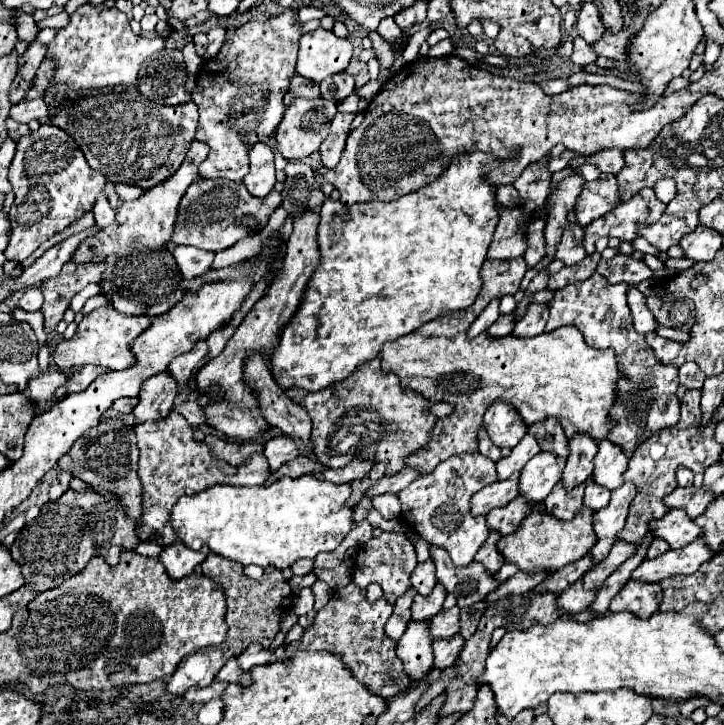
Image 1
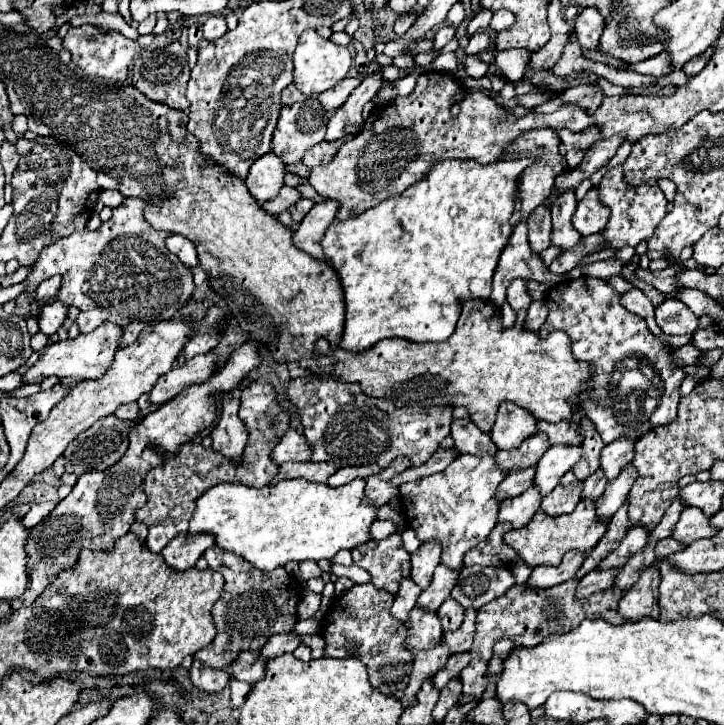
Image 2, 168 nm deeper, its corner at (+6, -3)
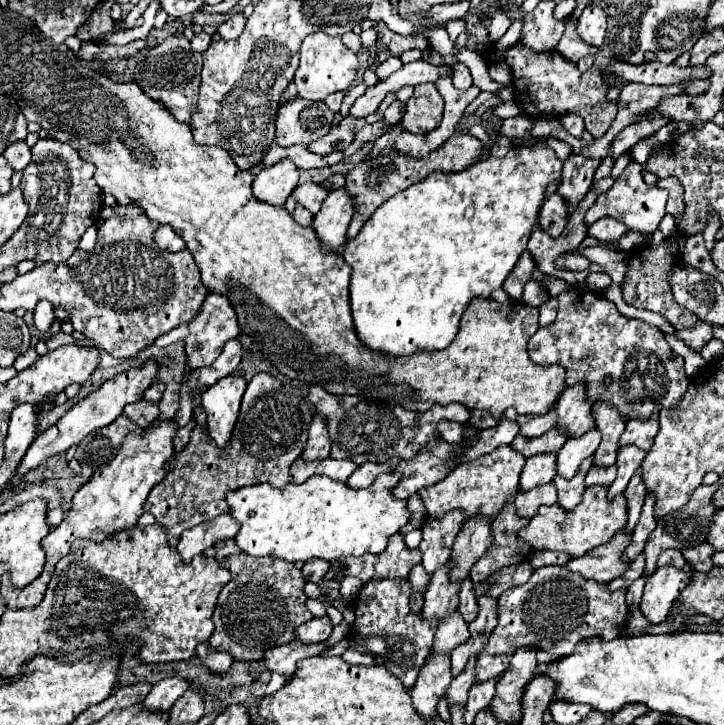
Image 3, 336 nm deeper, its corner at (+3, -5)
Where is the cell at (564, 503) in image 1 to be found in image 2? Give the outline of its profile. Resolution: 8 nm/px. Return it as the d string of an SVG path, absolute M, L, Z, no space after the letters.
M569 470L561 482L555 486L555 490L551 494L547 494L541 500L541 510L549 516L561 516L561 514L569 514L575 510L575 506L581 500L581 492L583 492L583 482L577 480L573 476L573 472Z

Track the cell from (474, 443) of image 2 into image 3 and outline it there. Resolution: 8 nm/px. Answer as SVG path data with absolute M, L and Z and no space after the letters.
M438 422L436 430L446 442L462 442L462 424L456 422Z

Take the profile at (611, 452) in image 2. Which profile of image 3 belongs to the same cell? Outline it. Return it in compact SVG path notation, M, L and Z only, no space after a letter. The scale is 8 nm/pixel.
M654 412L648 420L628 420L626 430L620 438L620 446L634 444L648 452L648 448L652 448L652 444L654 444L654 436L658 434L658 428L660 428L658 412Z

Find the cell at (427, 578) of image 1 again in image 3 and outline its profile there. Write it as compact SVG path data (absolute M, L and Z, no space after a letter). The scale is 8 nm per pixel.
M458 508L448 512L442 518L428 518L424 528L422 528L422 542L420 542L420 552L422 552L422 566L426 568L428 574L432 574L440 564L446 564L450 560L452 544L458 532L462 530L464 524L464 512Z

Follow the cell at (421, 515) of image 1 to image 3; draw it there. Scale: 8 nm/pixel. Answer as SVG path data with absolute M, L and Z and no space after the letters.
M506 444L506 446L496 448L488 456L480 456L480 460L460 464L460 468L452 470L448 474L448 478L442 480L440 484L420 490L428 516L440 518L454 508L462 508L466 514L466 520L470 520L472 516L478 516L478 514L488 516L488 518L498 516L498 512L504 508L504 504L516 498L524 462L526 462L526 458Z

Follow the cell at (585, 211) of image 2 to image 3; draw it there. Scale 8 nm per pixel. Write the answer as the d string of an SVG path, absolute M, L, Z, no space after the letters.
M600 218L596 224L592 224L592 228L588 228L590 236L604 240L604 242L620 240L626 232L628 232L628 228L624 224L620 224L618 220L612 220L612 218Z

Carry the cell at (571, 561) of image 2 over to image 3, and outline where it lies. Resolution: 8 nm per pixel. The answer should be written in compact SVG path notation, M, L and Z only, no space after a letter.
M618 530L608 544L594 548L592 552L586 552L580 558L572 558L566 566L572 572L580 572L584 578L594 578L598 582L610 582L622 576L630 566L630 562L622 560L622 554L626 546L630 544L630 540L632 540L630 534L626 534L624 530Z

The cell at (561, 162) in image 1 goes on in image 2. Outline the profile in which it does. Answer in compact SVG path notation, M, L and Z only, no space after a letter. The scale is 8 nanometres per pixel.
M593 126L587 128L587 130L583 130L583 132L577 133L571 132L570 130L559 130L558 136L566 149L565 158L567 168L575 168L581 162L585 150L587 150L593 142L601 140L599 130L593 128Z

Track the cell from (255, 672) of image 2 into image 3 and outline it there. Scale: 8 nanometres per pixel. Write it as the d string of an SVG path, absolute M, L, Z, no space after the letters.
M294 640L294 642L288 642L288 644L280 646L280 648L272 648L272 652L268 652L268 656L264 658L264 664L272 672L278 672L278 674L294 674L298 660L320 656L328 648L330 646L326 642L304 644L304 642L296 642Z

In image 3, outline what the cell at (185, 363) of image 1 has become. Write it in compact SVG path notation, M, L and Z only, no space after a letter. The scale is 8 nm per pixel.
M212 292L208 300L204 302L204 308L200 310L200 316L196 316L196 320L188 324L188 336L184 338L184 346L186 346L186 356L190 366L194 368L210 366L220 356L224 344L236 338L238 334L240 334L240 328L238 328L238 320L236 320L236 312L232 304L228 302L226 296Z

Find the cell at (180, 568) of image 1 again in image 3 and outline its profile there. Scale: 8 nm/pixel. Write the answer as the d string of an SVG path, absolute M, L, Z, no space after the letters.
M220 514L214 520L202 522L200 526L194 526L186 530L180 538L178 552L184 562L190 562L196 554L202 554L206 548L214 546L222 538L234 538L240 530L240 524L230 514Z

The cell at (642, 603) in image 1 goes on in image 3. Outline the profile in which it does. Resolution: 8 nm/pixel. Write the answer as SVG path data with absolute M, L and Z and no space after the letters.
M664 566L664 568L658 568L648 578L644 586L644 598L640 604L640 610L648 618L648 622L660 624L666 620L674 600L692 580L692 574L694 574L692 566L688 568L688 572L676 566Z

